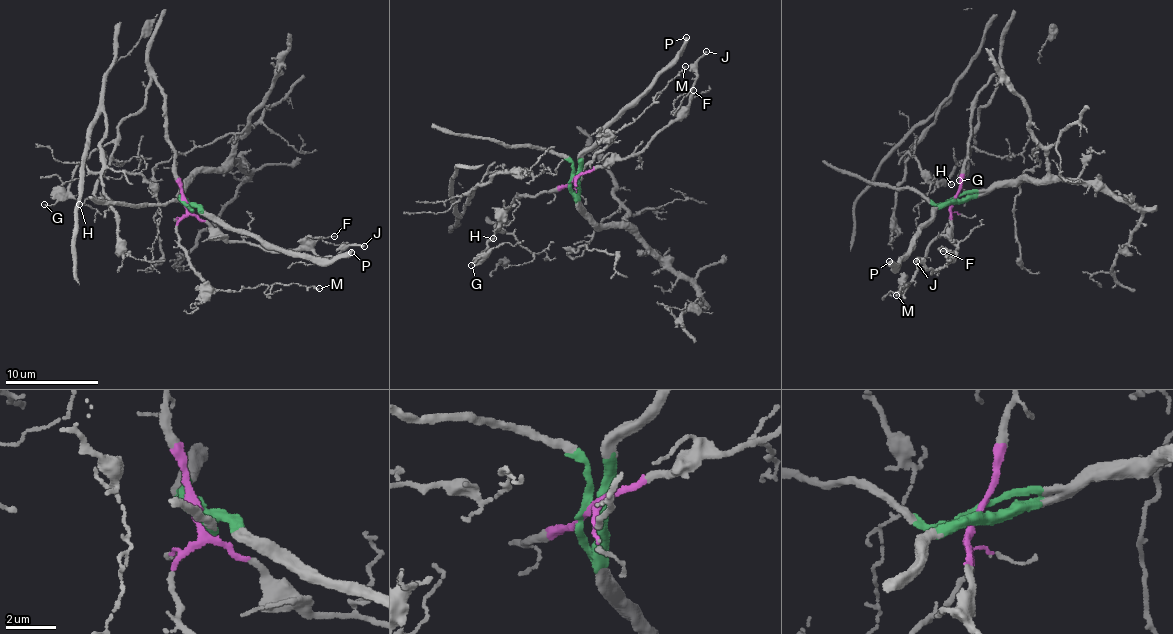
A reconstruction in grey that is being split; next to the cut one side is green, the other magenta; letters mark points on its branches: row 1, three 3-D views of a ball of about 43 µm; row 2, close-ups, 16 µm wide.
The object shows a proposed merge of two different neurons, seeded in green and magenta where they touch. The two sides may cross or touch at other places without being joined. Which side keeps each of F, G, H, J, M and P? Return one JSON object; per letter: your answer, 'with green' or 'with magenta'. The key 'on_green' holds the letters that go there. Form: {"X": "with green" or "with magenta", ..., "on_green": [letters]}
{"F": "with magenta", "G": "with magenta", "H": "with magenta", "J": "with magenta", "M": "with magenta", "P": "with green", "on_green": ["P"]}

